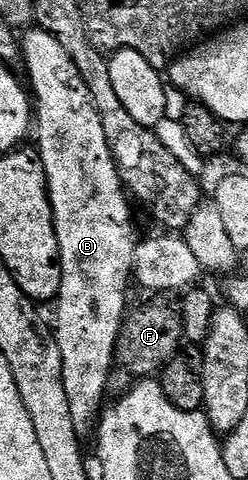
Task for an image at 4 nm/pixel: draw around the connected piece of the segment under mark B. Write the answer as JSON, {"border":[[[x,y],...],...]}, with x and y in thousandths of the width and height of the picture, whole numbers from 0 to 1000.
{"border":[[[129,54],[89,75],[93,133],[113,148],[109,173],[137,202],[137,292],[145,283],[234,488],[250,596],[218,633],[218,690],[234,729],[250,729],[250,796],[266,804],[266,831],[282,838],[282,873],[298,877],[298,896],[331,913],[355,913],[391,890],[395,869],[423,848],[419,823],[435,817],[435,790],[460,777],[468,715],[524,642],[516,590],[528,594],[540,583],[556,490],[532,469],[532,442],[516,435],[524,408],[427,296],[427,271],[411,271],[403,231],[379,221],[363,188],[331,154],[315,154],[315,138],[298,138],[282,113],[266,113],[266,102],[238,92],[234,79],[218,79],[218,71],[181,58]]]}

